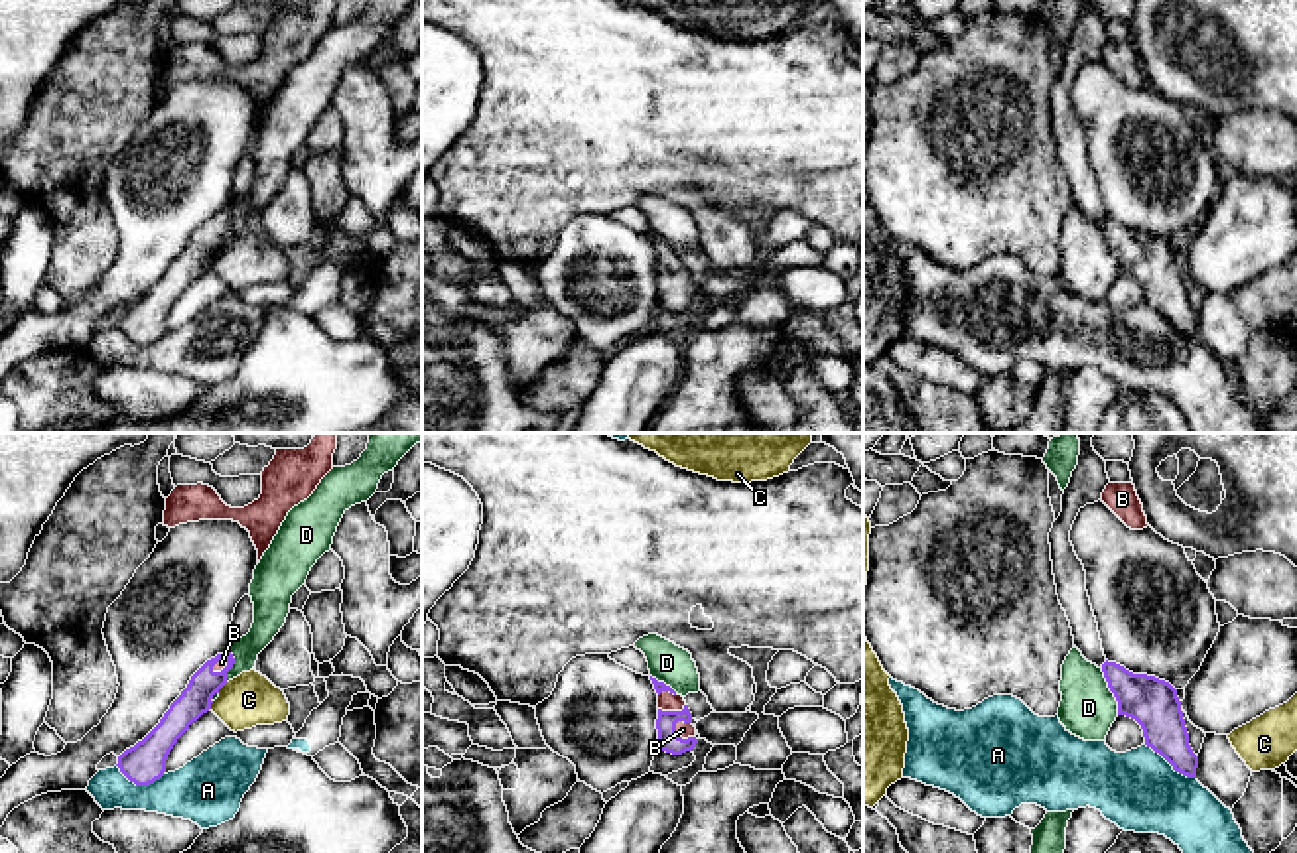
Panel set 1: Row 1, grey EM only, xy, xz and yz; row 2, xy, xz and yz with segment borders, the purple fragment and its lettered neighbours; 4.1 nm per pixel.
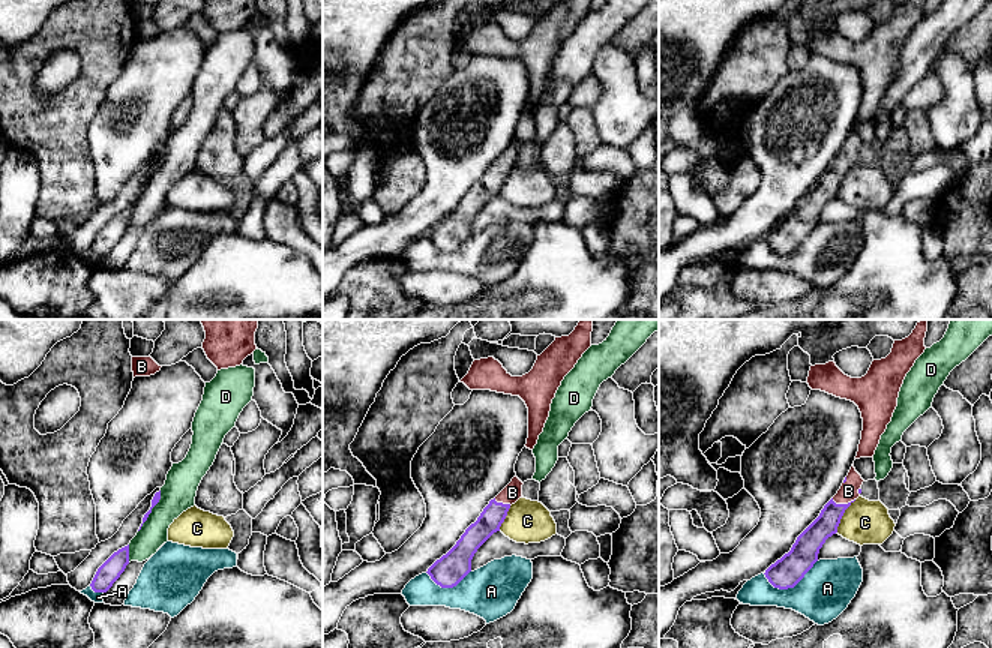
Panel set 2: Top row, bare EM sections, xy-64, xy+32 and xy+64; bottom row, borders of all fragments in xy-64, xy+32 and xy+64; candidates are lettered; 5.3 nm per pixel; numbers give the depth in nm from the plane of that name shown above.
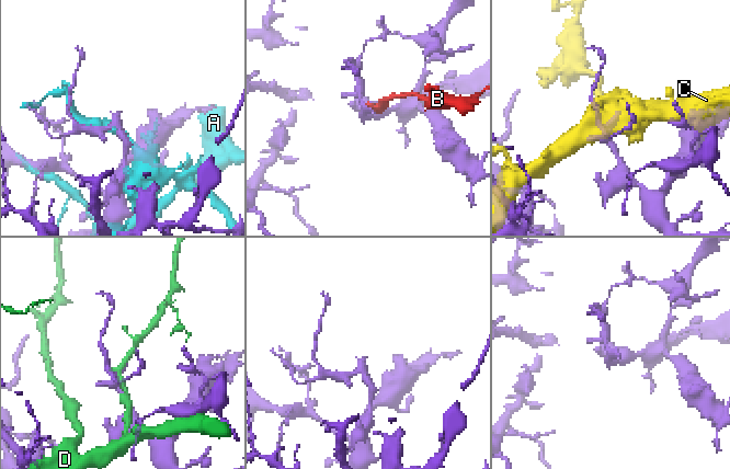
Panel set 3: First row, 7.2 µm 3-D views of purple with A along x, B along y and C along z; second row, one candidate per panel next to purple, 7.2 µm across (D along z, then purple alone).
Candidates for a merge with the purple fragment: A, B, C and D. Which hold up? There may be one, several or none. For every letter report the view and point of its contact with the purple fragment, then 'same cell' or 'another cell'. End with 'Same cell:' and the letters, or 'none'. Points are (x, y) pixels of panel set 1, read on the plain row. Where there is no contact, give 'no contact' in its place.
A: contact yz (1171, 324); another cell
B: contact xz (681, 296); same cell
C: contact xy (221, 245); another cell
D: contact yz (1110, 249); another cell
Same cell: B

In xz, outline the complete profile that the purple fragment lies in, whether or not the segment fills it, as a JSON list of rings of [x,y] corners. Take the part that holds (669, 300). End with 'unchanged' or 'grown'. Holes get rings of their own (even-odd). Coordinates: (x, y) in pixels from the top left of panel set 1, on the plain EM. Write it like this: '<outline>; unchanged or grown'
[[[652,236],[654,248],[658,252],[658,307],[682,313],[692,309],[698,301],[696,286],[692,284],[692,272],[682,254],[678,254],[670,244]]]; grown

